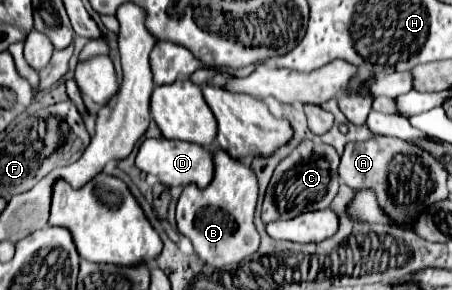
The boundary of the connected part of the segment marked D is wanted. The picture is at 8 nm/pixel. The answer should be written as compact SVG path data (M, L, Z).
M145 139L137 153L137 167L145 173L155 175L167 187L179 185L197 185L207 187L213 179L213 153L197 143L189 141L171 141L171 139Z

